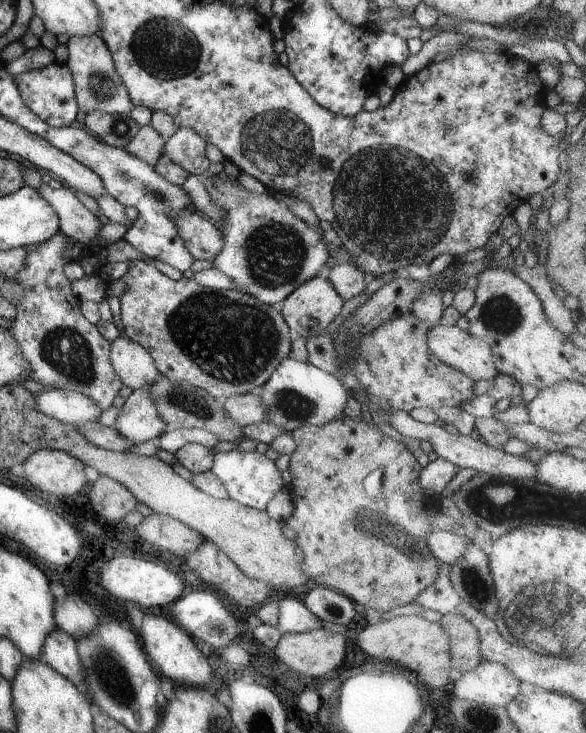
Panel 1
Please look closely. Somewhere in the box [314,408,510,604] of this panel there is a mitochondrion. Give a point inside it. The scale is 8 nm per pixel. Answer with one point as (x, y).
(381, 527)

